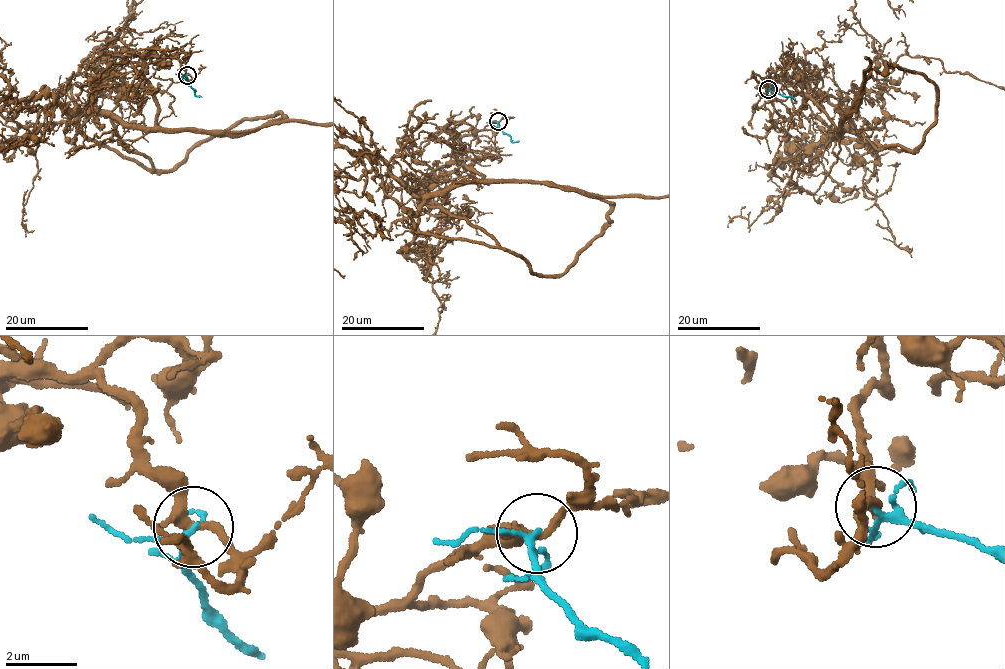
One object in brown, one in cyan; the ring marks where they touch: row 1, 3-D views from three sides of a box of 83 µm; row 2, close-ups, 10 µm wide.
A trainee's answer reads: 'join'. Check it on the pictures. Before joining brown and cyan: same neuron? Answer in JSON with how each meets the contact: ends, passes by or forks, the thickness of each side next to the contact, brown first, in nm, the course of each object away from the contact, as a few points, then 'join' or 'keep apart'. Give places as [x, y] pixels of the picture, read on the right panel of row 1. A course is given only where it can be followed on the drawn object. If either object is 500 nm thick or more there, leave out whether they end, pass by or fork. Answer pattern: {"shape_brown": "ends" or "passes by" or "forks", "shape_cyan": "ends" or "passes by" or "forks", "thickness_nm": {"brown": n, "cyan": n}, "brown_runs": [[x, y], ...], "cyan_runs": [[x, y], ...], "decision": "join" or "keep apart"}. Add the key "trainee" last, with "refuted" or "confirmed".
{"shape_brown": "passes by", "shape_cyan": "forks", "thickness_nm": {"brown": 280, "cyan": 140}, "cyan_runs": [[767, 90], [794, 99]], "decision": "keep apart", "trainee": "refuted"}

